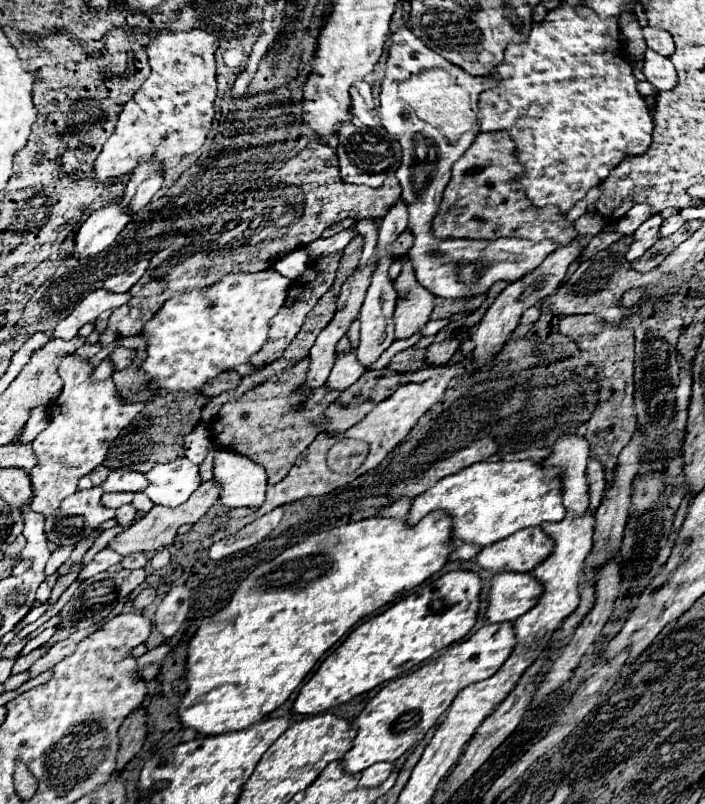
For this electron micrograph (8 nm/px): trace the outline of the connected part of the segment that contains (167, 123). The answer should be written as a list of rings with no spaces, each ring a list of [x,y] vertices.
[[[203,29],[167,31],[149,43],[147,55],[153,71],[143,87],[123,107],[115,133],[107,139],[95,161],[95,177],[99,181],[133,173],[137,163],[143,159],[155,157],[167,161],[201,149],[215,115],[217,47],[219,39]]]

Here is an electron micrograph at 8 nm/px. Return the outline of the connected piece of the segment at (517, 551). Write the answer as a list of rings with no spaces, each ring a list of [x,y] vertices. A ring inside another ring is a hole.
[[[531,527],[517,531],[503,539],[503,543],[493,543],[477,555],[477,563],[489,573],[501,571],[531,571],[535,565],[545,561],[545,555],[553,551],[553,539],[543,533],[541,527]]]

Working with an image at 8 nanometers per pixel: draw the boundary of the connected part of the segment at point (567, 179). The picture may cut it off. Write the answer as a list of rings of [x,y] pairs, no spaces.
[[[563,2],[553,11],[549,11],[549,15],[545,17],[543,23],[535,23],[533,25],[533,31],[531,31],[531,35],[529,35],[529,39],[525,43],[519,43],[519,45],[511,43],[507,47],[505,61],[491,73],[491,77],[497,77],[499,85],[481,93],[479,115],[477,115],[479,123],[481,123],[481,131],[505,131],[505,133],[509,133],[513,137],[513,141],[517,143],[517,159],[525,167],[525,175],[519,179],[519,183],[527,185],[527,197],[533,201],[535,207],[545,207],[545,205],[553,203],[553,205],[557,205],[561,209],[561,213],[569,213],[571,207],[575,207],[575,203],[579,199],[583,199],[591,187],[601,185],[609,177],[609,171],[615,165],[619,165],[625,157],[643,155],[649,149],[649,145],[651,145],[653,119],[649,115],[645,99],[637,91],[637,79],[633,77],[633,67],[623,57],[621,31],[619,31],[619,23],[617,23],[615,17],[609,17],[605,21],[605,19],[599,19],[595,15],[595,11],[591,11],[586,6],[579,5],[574,8],[568,3]]]

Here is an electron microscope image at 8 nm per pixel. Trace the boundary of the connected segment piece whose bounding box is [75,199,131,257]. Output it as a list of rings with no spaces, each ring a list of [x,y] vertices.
[[[121,199],[109,201],[101,209],[93,211],[89,219],[81,225],[75,237],[75,257],[89,257],[107,249],[117,235],[131,221],[131,211],[121,207]]]

